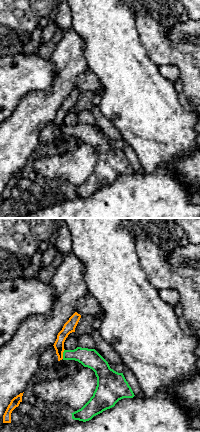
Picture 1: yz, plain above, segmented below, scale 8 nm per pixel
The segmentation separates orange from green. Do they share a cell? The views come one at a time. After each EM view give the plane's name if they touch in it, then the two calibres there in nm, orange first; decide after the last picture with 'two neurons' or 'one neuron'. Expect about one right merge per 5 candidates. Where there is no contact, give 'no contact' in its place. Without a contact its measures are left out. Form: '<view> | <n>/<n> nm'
yz | 90/150 nm

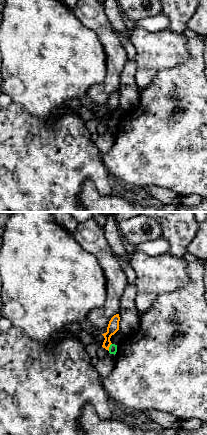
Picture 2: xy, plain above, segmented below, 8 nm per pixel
xy | 90/60 nm

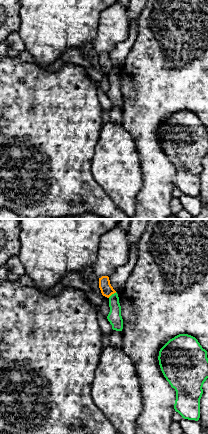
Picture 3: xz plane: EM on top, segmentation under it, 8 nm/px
xz | 100/110 nm

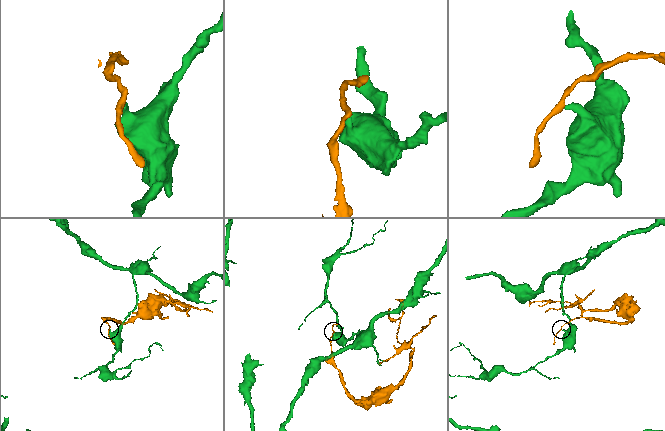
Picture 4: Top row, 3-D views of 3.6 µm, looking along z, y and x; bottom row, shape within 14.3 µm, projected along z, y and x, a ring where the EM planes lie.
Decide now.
two neurons

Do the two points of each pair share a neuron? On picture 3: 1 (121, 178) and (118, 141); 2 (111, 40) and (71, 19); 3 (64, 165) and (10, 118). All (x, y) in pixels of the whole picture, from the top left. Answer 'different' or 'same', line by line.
1: same
2: different
3: same

